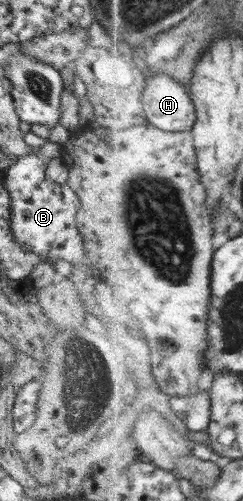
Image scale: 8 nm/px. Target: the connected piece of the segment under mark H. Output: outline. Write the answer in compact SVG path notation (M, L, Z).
M148 74L143 91L143 108L149 123L165 131L193 131L197 121L197 110L189 86L167 74Z

